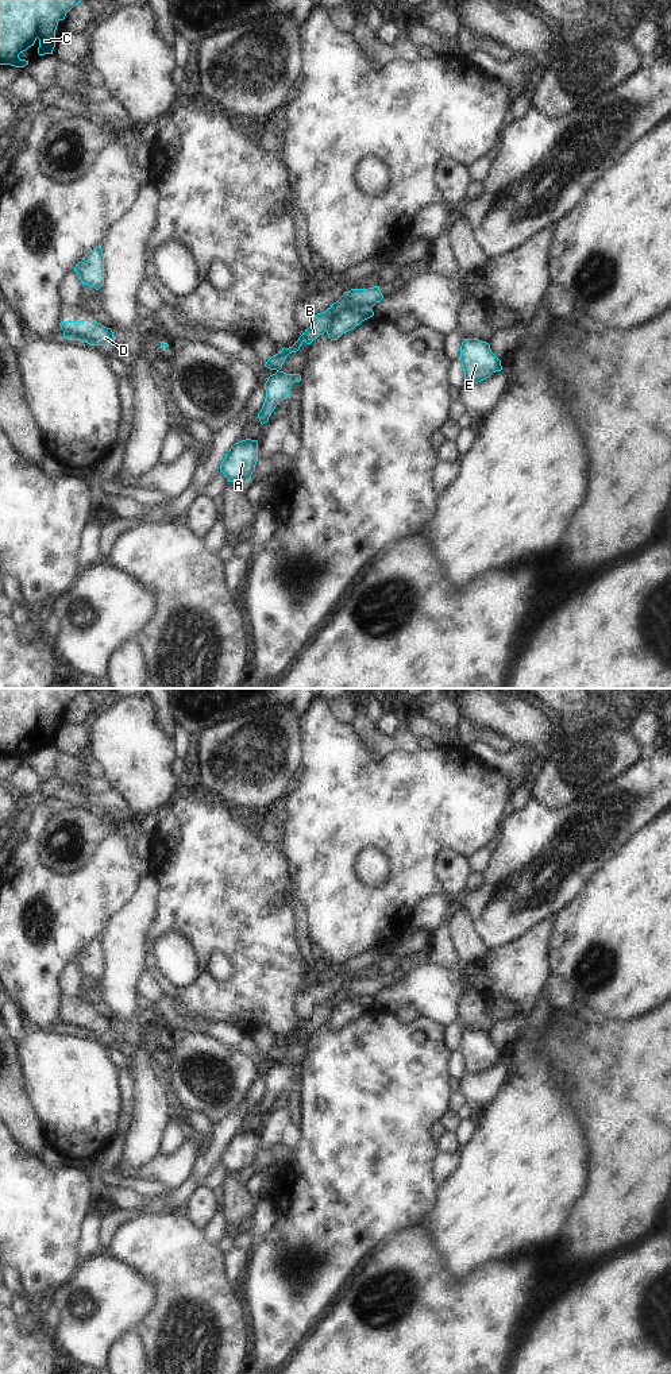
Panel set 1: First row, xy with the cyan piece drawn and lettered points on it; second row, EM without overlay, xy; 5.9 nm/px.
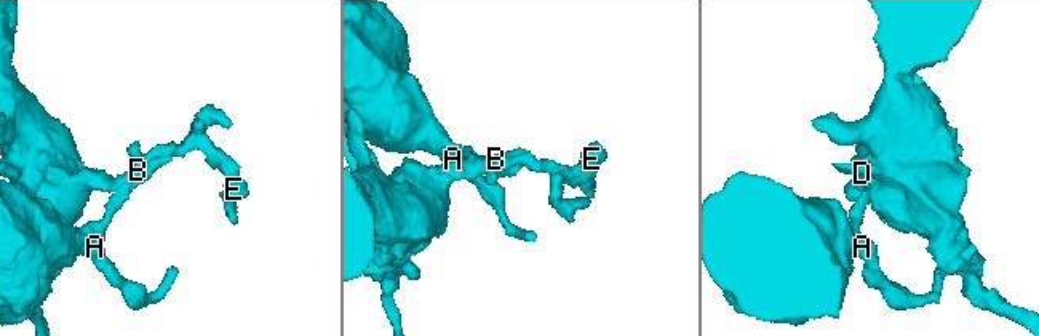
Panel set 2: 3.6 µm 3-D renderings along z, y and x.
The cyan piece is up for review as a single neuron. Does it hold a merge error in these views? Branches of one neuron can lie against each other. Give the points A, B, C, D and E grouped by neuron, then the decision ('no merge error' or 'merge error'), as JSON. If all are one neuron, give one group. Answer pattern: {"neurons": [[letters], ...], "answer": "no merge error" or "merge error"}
{"neurons": [["A"], ["B", "C", "D", "E"]], "answer": "merge error"}

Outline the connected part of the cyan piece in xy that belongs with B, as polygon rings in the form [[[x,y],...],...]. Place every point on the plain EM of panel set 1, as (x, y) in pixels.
[[[379,977],[369,980],[351,980],[346,983],[336,993],[333,993],[325,1003],[313,1007],[312,1015],[305,1023],[298,1028],[298,1031],[289,1039],[282,1039],[281,1043],[273,1046],[265,1055],[270,1061],[279,1062],[286,1047],[292,1043],[300,1041],[301,1035],[305,1033],[311,1035],[315,1030],[323,1026],[331,1014],[331,1010],[344,999],[359,996],[362,999],[373,999],[377,993],[383,989]]]

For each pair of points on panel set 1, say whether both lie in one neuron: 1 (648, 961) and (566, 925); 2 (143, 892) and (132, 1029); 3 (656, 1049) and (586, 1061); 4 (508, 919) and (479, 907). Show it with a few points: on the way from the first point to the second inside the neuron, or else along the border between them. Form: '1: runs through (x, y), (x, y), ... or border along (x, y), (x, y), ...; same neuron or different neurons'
1: runs through (628, 946), (613, 946), (600, 938), (586, 937); same neuron
2: runs through (128, 926), (124, 933), (124, 995); same neuron
3: runs through (639, 1061), (604, 1061); same neuron
4: runs through (501, 913), (497, 909), (486, 909); same neuron

